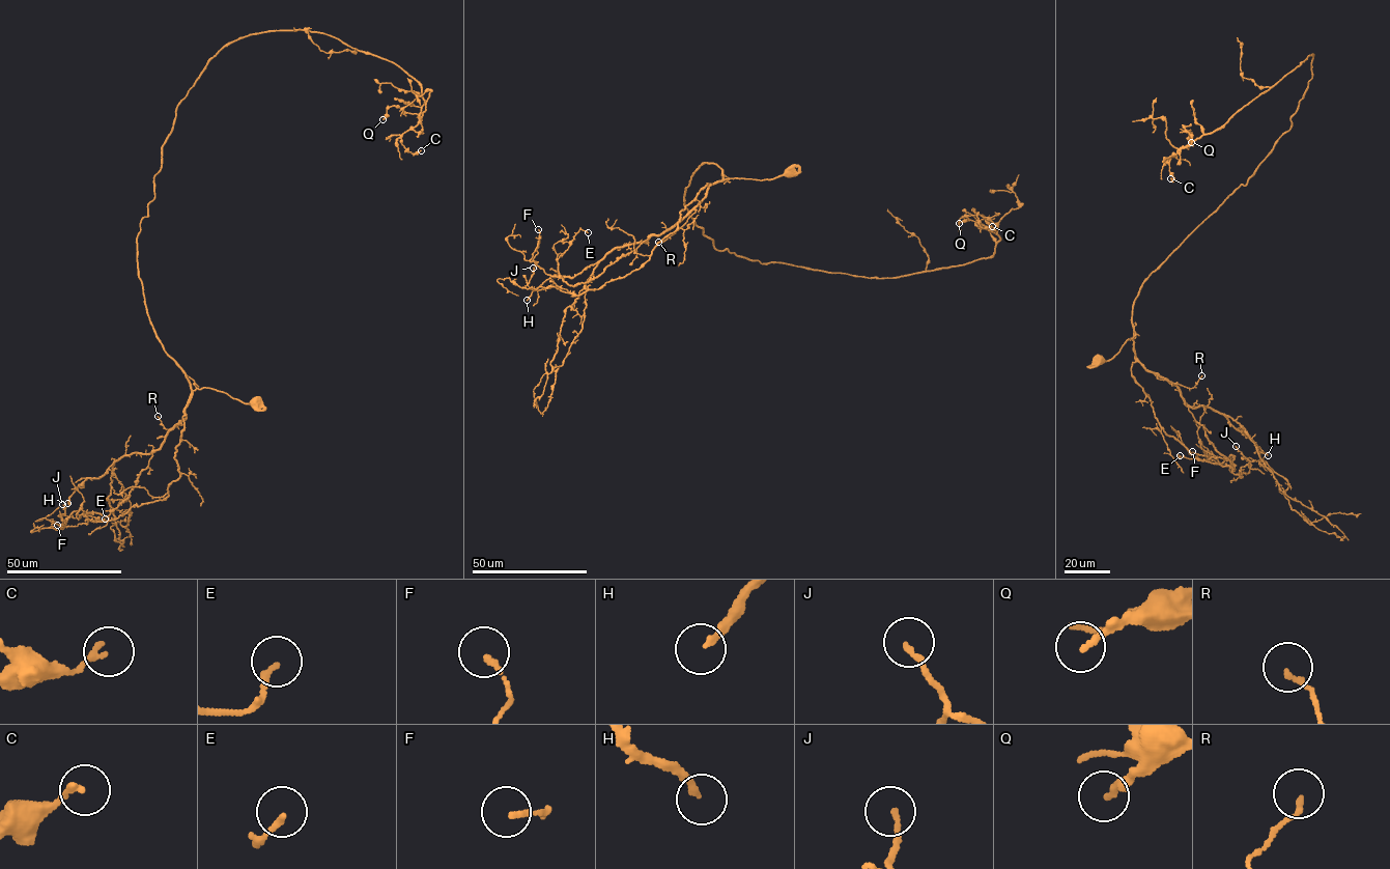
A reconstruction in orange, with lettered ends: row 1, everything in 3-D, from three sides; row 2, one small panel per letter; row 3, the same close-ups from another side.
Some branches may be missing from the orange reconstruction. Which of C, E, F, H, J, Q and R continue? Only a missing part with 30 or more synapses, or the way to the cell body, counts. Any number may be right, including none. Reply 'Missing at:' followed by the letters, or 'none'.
Missing at: H

